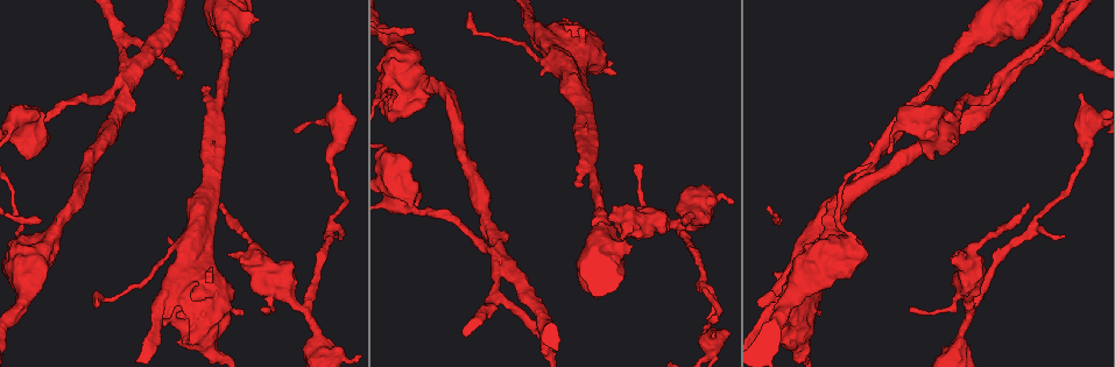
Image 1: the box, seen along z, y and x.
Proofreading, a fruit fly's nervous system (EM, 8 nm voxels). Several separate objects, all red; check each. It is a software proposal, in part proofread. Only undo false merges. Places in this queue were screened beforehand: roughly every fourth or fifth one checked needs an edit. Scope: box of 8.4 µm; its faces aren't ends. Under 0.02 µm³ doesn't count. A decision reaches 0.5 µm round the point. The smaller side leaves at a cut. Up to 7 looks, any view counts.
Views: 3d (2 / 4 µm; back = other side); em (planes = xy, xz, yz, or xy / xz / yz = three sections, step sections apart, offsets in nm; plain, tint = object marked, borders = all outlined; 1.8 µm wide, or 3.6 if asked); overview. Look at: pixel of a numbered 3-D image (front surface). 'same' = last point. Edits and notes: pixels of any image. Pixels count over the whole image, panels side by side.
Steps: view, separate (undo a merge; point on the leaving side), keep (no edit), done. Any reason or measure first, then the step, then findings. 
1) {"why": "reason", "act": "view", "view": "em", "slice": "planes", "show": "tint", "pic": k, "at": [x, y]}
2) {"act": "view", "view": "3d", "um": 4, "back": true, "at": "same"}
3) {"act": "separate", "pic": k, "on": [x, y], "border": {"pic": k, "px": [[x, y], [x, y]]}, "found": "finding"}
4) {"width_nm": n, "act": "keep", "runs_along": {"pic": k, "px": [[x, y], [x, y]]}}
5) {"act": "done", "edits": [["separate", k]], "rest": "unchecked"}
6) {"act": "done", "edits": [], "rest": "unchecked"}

{"why": "three arms meet", "act": "view", "view": "em", "slice": "planes", "show": "tint", "pic": 1, "at": [497, 248]}

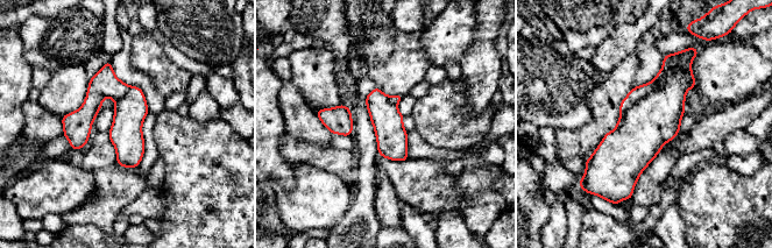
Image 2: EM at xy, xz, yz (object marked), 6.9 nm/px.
{"act": "separate", "pic": 2, "on": [678, 61], "part_leaving": {"pic": 2, "px": [[107, 66], [75, 146]]}, "found": "two neurons meet here"}

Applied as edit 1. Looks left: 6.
{"why": "thick turns thin", "act": "view", "view": "em", "slice": "planes", "show": "tint", "pic": 1, "at": [211, 196]}

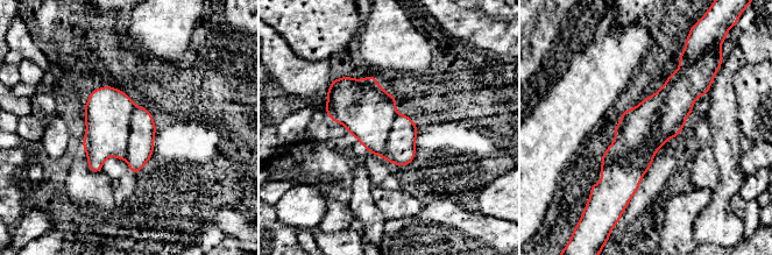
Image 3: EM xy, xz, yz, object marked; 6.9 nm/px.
{"act": "separate", "pic": 3, "on": [636, 126], "part_leaving": {"pic": 3, "px": [[674, 76], [604, 170]]}, "found": "two neurons meet here"}

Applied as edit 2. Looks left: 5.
{"why": "see it whole again", "act": "view", "view": "overview"}

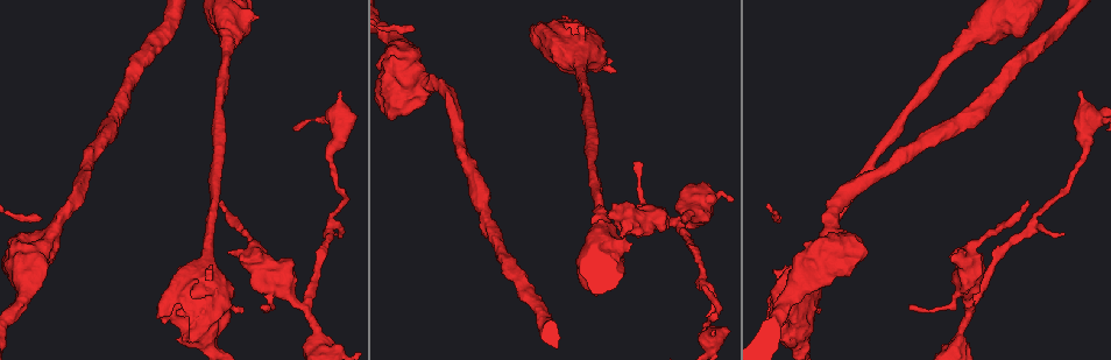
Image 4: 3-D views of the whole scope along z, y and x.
{"why": "three arms meet", "act": "view", "view": "3d", "um": 4, "pic": 4, "at": [306, 307]}

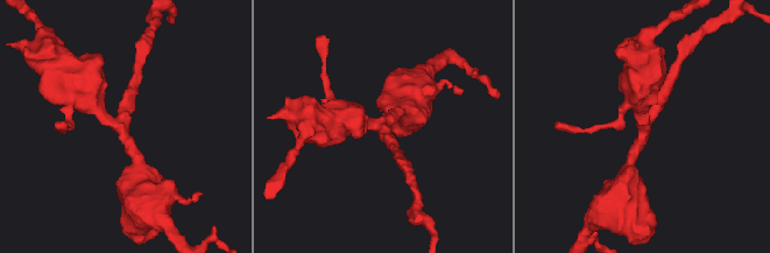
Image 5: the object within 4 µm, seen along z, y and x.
{"act": "view", "view": "em", "slice": "planes", "show": "tint", "pic": 5, "at": [381, 126]}

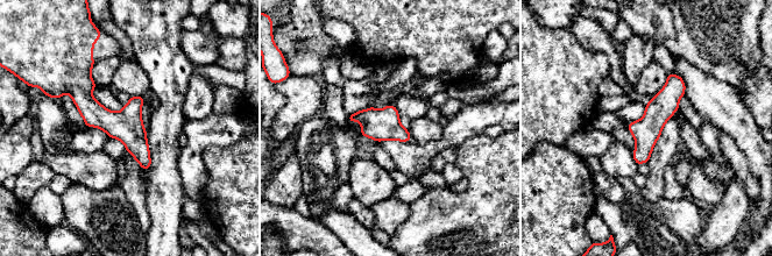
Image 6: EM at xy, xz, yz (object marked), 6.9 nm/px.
{"act": "keep", "runs_along": {"pic": 6, "px": [[85, 75], [85, 99], [146, 165]]}, "found": "all the same neuron"}

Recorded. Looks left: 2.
{"act": "done", "edits": [["separate", 2], ["separate", 3]], "rest": "unchecked"}

